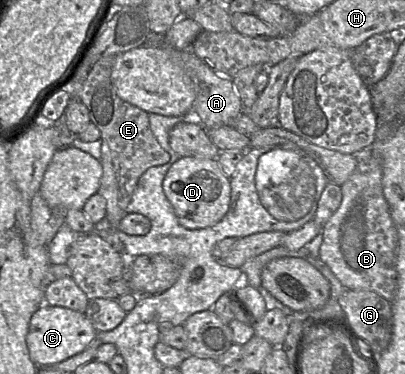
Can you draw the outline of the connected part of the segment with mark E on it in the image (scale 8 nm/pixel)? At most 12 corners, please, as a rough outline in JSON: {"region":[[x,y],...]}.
{"region":[[116,56],[96,61],[79,90],[100,131],[99,193],[116,251],[138,180],[170,160],[148,113],[111,82]]}

